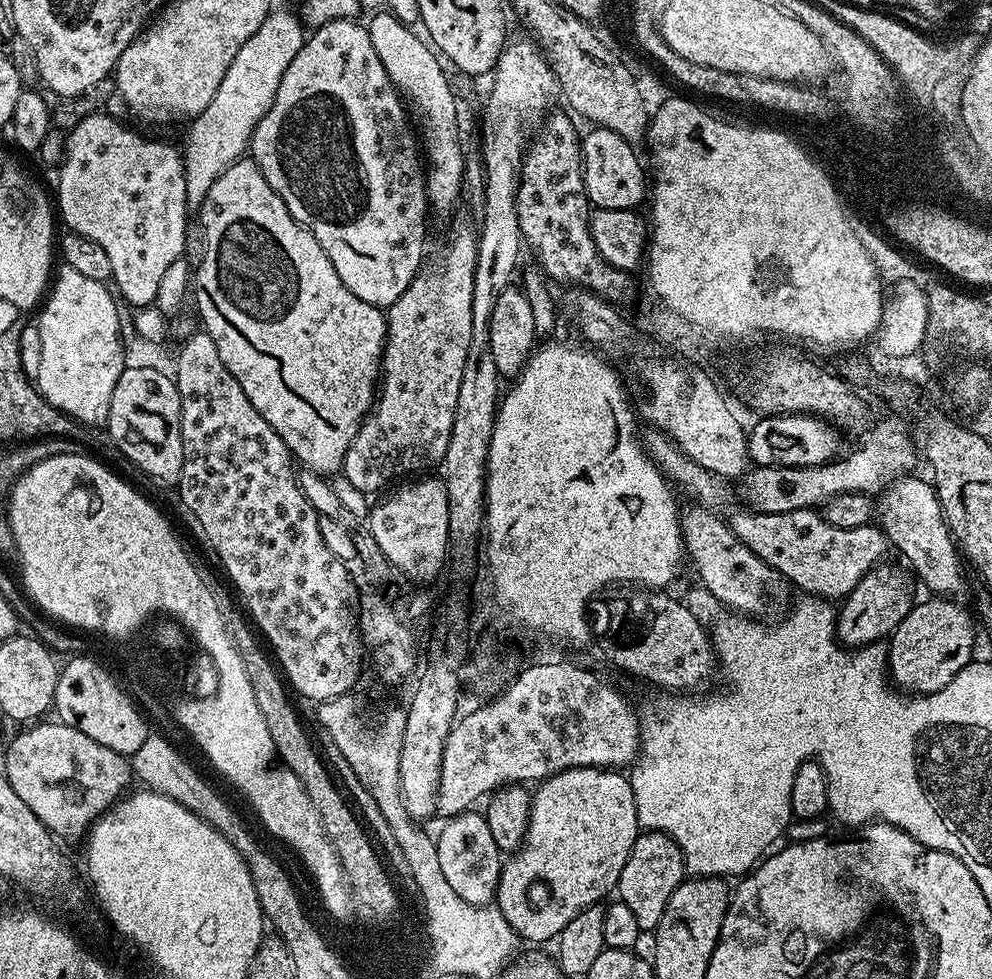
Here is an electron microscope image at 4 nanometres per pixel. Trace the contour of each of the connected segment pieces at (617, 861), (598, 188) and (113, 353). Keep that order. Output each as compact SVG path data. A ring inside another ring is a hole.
M567 768L561 772L555 772L548 779L539 781L538 787L535 789L532 797L532 809L530 810L530 822L528 829L524 835L524 843L519 849L507 857L503 861L500 870L500 881L494 886L496 892L495 903L502 910L502 914L506 918L506 922L510 922L510 926L515 930L517 937L521 941L524 940L549 940L555 941L559 937L561 930L566 927L578 914L582 914L582 910L589 908L591 904L601 903L605 898L604 895L608 891L615 889L620 883L620 875L622 874L622 866L626 866L626 858L630 858L630 850L634 846L637 836L640 835L642 829L638 822L638 814L634 810L634 790L632 789L632 781L623 771L609 770L607 768Z
M593 127L593 132L582 136L582 155L584 157L584 185L588 199L596 208L635 209L636 204L646 200L646 168L636 157L636 148L612 129Z
M67 266L61 269L60 273L58 271L55 273L50 291L39 309L40 325L37 326L36 332L40 335L40 365L36 368L36 376L34 372L34 383L42 398L50 402L50 406L62 410L68 416L73 416L79 424L104 426L108 422L110 398L114 394L114 386L126 367L124 344L120 341L120 312L116 309L117 297L113 295L105 281L85 278L83 274L78 274L78 270Z

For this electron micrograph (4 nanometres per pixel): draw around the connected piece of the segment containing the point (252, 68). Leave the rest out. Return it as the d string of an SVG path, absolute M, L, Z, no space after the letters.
M272 10L258 30L250 34L250 39L242 42L242 50L238 50L234 62L230 62L230 70L226 70L218 91L210 98L210 106L189 123L192 125L188 128L188 137L182 143L189 213L199 213L206 194L210 194L210 186L214 186L221 174L249 151L254 130L270 110L282 74L286 74L286 66L294 62L294 54L302 50L305 39L306 28L297 13L295 16L292 12Z

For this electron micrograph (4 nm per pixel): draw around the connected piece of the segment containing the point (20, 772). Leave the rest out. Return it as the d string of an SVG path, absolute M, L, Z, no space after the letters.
M33 723L29 732L20 732L9 742L2 772L14 786L14 794L34 810L53 837L81 839L96 819L125 795L130 764L124 754L99 745L72 725L44 723Z

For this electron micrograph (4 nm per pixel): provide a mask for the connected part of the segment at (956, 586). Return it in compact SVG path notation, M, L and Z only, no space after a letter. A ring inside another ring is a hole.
M912 474L883 489L878 496L878 527L887 536L889 545L908 559L916 571L915 579L920 579L932 591L929 593L940 598L960 598L968 588L968 576L964 573L966 564L948 530L936 489L925 480L919 480L916 474Z

